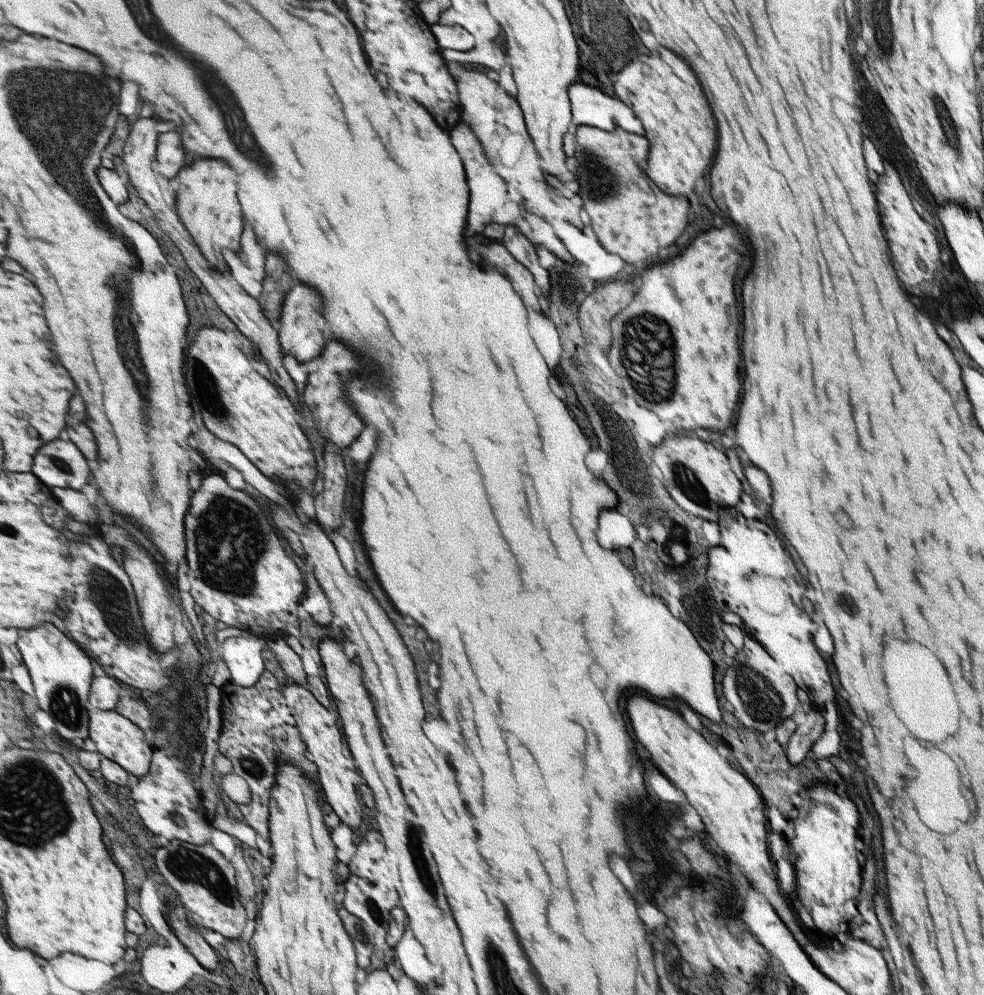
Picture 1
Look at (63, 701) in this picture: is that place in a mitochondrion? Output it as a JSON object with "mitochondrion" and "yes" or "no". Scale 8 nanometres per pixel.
{"mitochondrion":"yes"}

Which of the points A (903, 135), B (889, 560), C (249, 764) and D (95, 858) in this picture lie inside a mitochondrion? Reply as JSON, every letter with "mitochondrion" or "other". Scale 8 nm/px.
{"A":"other","B":"other","C":"mitochondrion","D":"other"}

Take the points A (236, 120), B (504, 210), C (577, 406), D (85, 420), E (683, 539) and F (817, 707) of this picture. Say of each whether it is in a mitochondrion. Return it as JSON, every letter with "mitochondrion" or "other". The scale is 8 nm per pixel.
{"A":"mitochondrion","B":"other","C":"other","D":"other","E":"other","F":"other"}

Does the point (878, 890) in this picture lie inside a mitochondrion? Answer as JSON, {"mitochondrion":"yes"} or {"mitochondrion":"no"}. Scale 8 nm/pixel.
{"mitochondrion":"no"}

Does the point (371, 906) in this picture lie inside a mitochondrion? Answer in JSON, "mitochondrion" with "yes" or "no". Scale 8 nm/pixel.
{"mitochondrion":"yes"}

